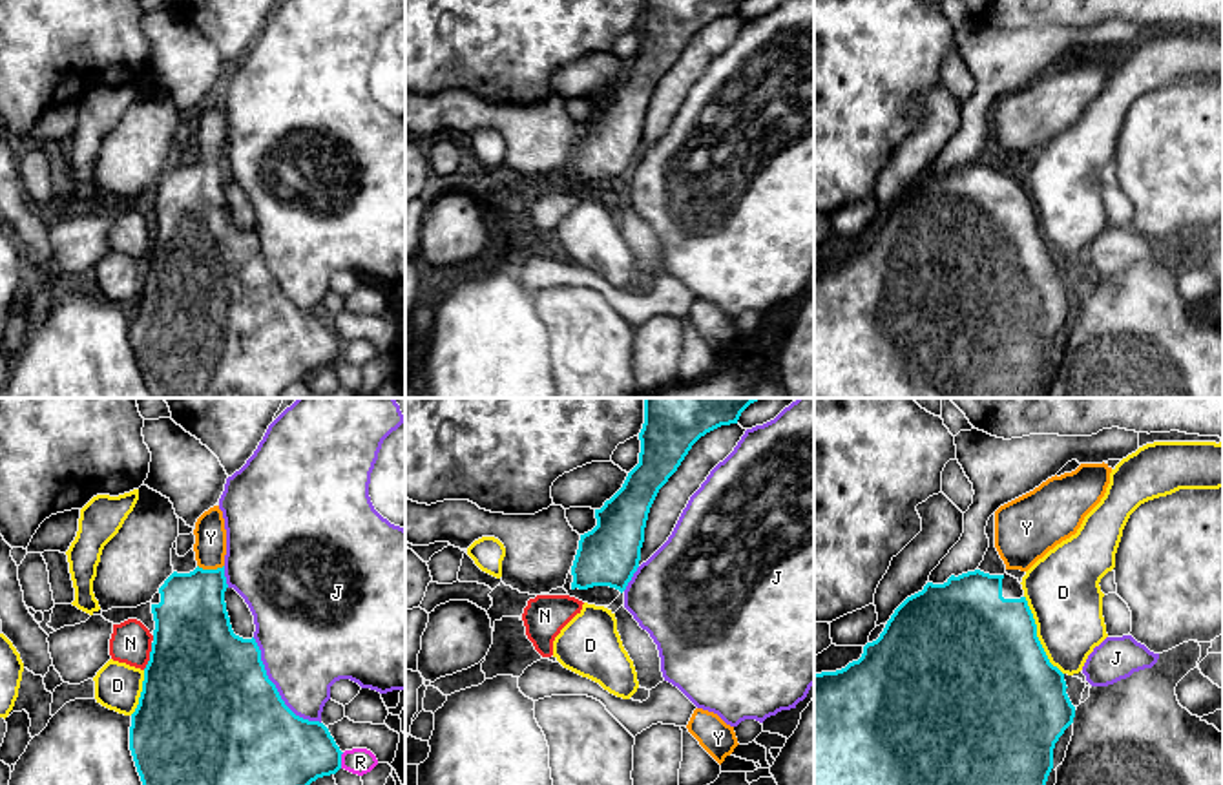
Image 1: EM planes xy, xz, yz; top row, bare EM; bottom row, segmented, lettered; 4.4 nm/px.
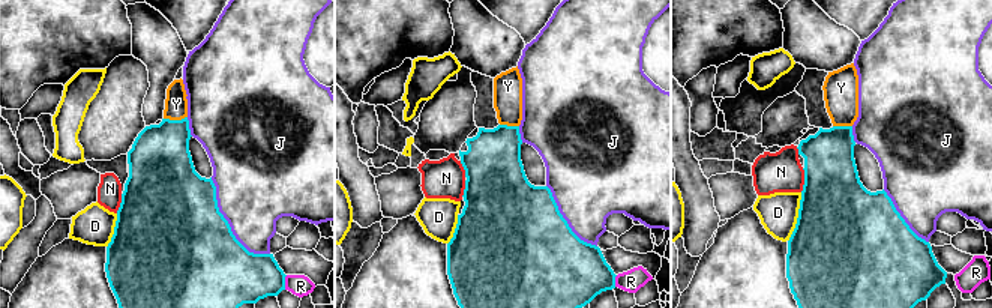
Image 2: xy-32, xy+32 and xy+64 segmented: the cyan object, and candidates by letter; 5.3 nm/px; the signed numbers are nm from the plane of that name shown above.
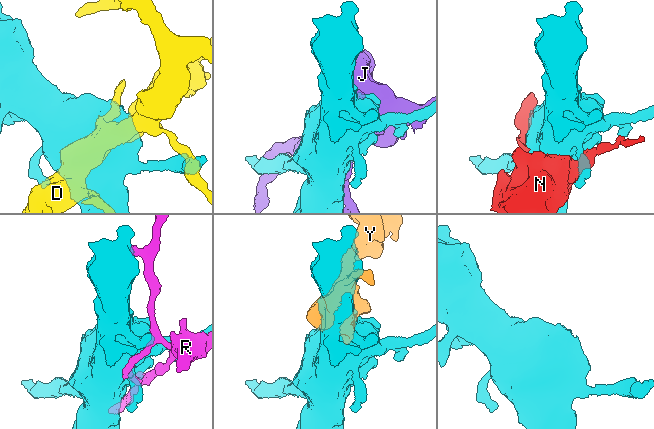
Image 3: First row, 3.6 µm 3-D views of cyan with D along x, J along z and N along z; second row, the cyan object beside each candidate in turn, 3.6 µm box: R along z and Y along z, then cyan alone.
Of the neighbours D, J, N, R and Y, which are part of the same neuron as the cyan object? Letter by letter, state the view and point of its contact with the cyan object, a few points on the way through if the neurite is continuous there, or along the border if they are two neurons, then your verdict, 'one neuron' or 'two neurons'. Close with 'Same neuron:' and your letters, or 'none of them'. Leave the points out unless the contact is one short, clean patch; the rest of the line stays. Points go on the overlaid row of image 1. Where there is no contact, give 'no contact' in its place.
D: meets cyan in yz at (1035, 636); two neurons
J: meets cyan in xy at (276, 689); two neurons
N: meets cyan in xy at (150, 656); two neurons
R: meets cyan in xy at (340, 760); two neurons
Y: meets cyan in xy at (210, 570); runs through xy (192, 623), (192, 605), (210, 570), (210, 537); one neuron
Same neuron: Y

